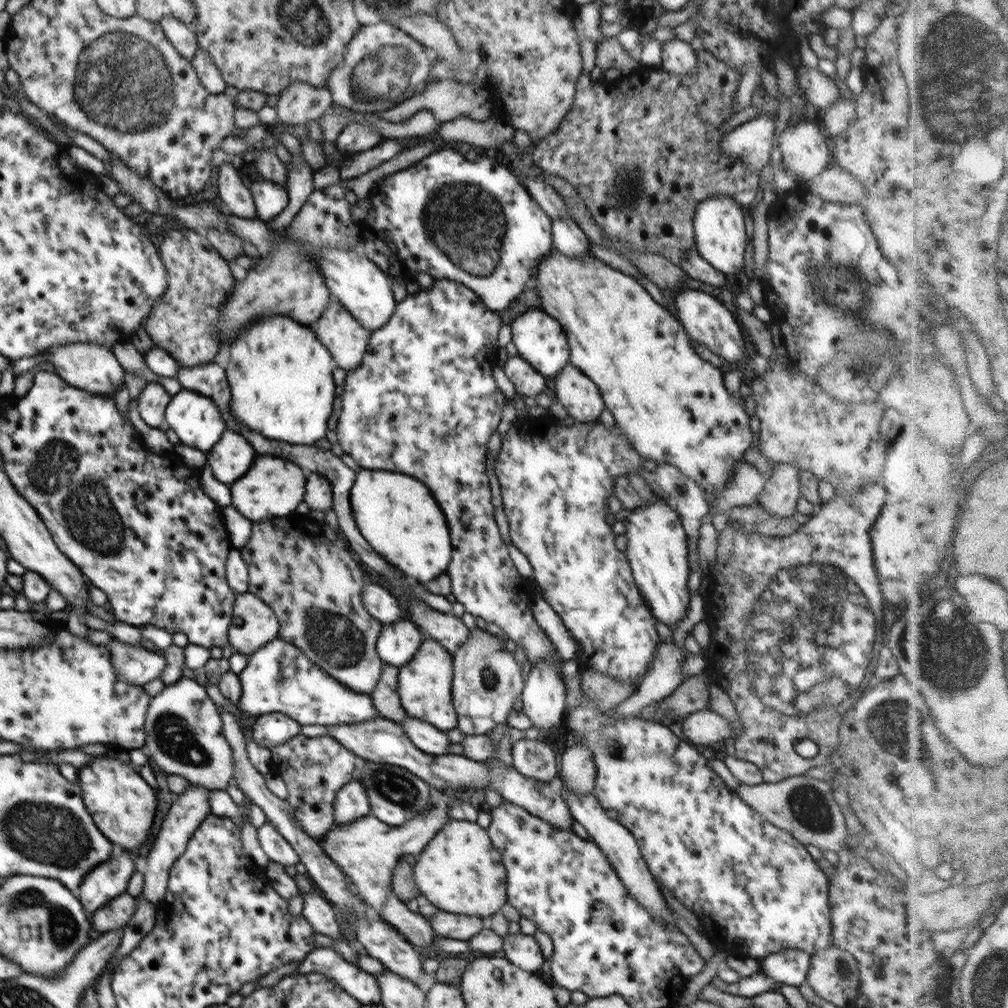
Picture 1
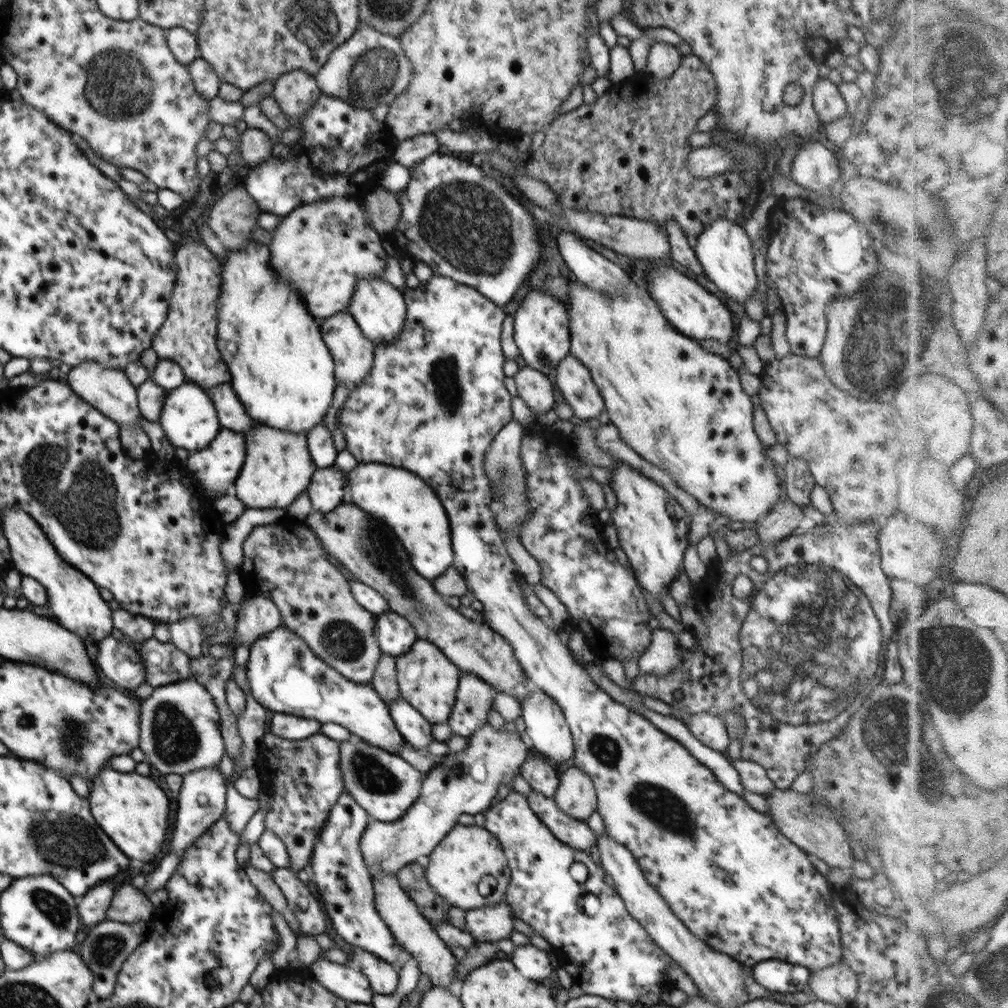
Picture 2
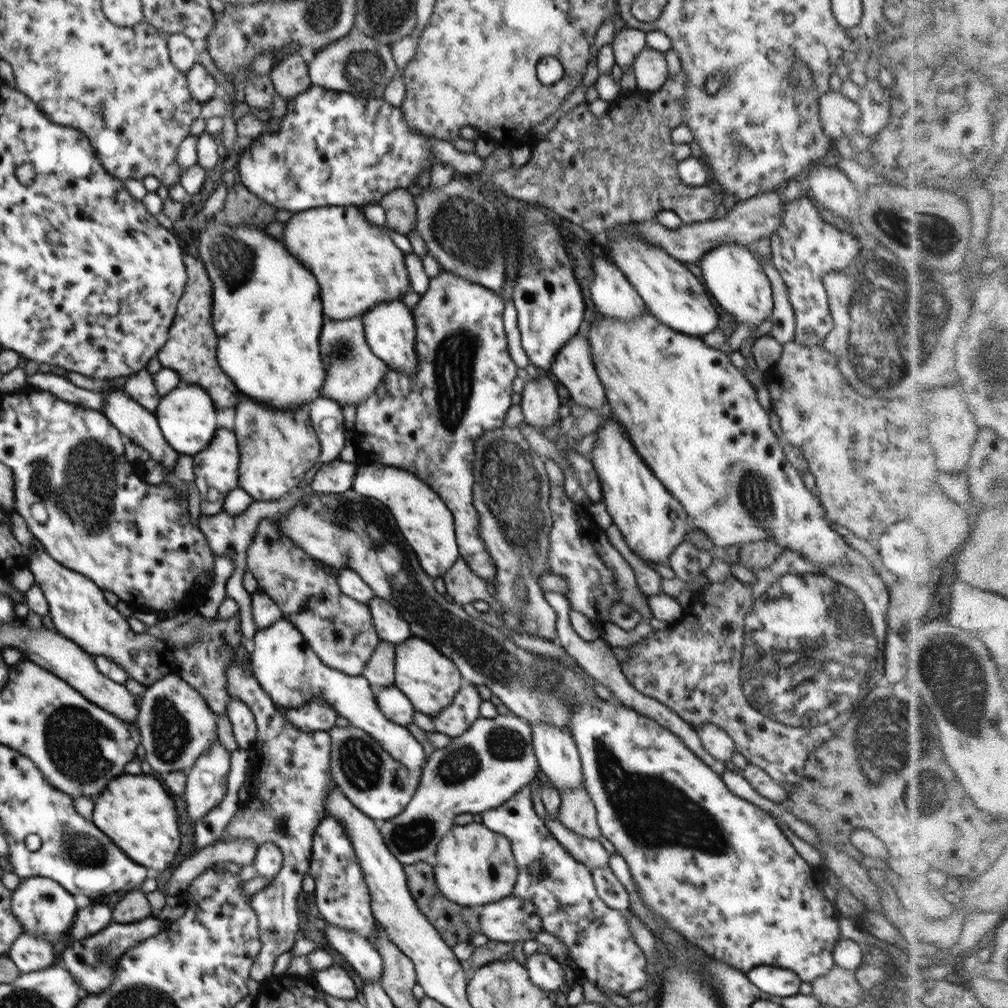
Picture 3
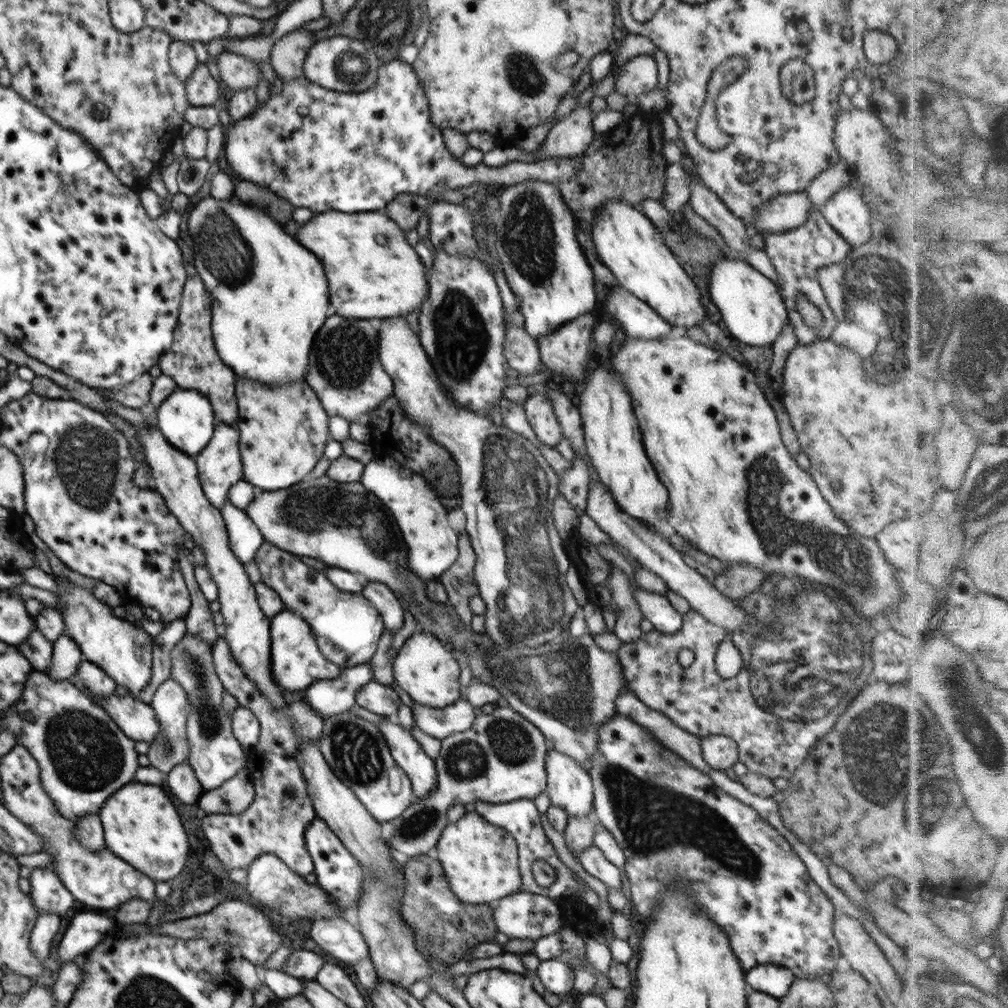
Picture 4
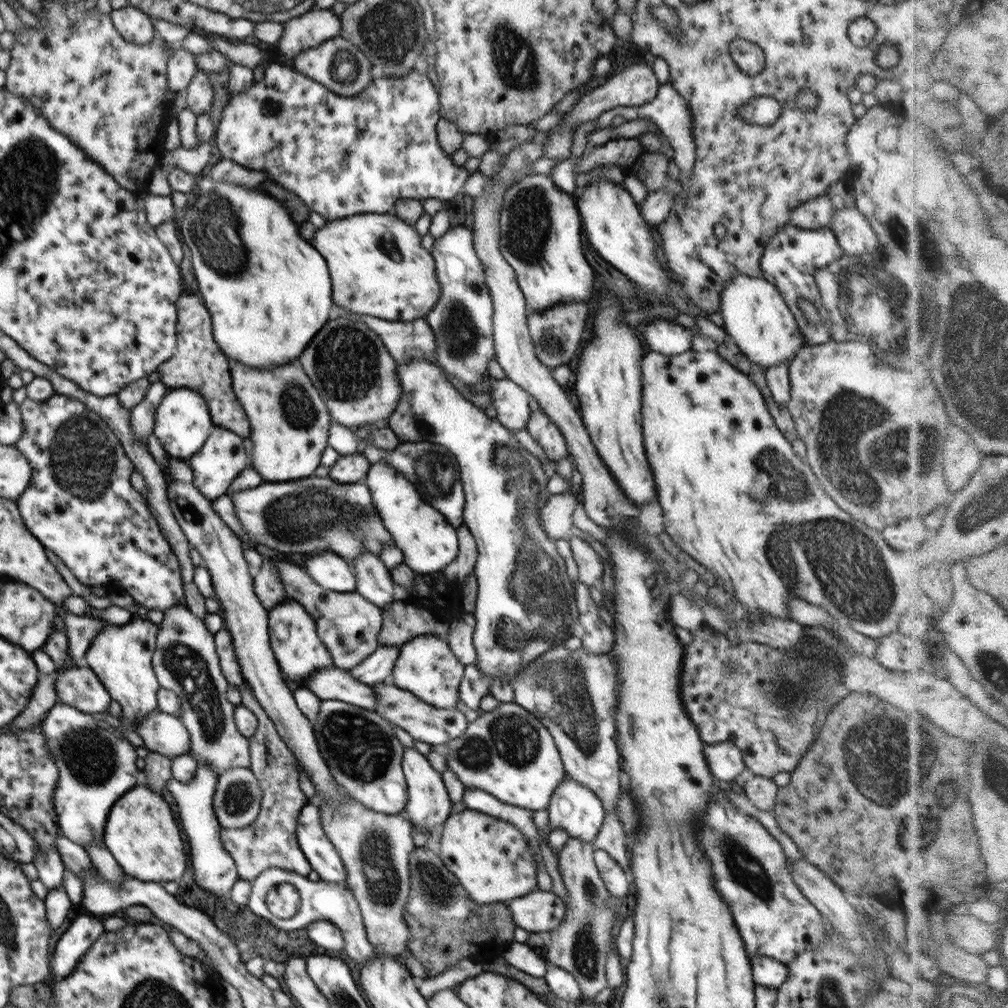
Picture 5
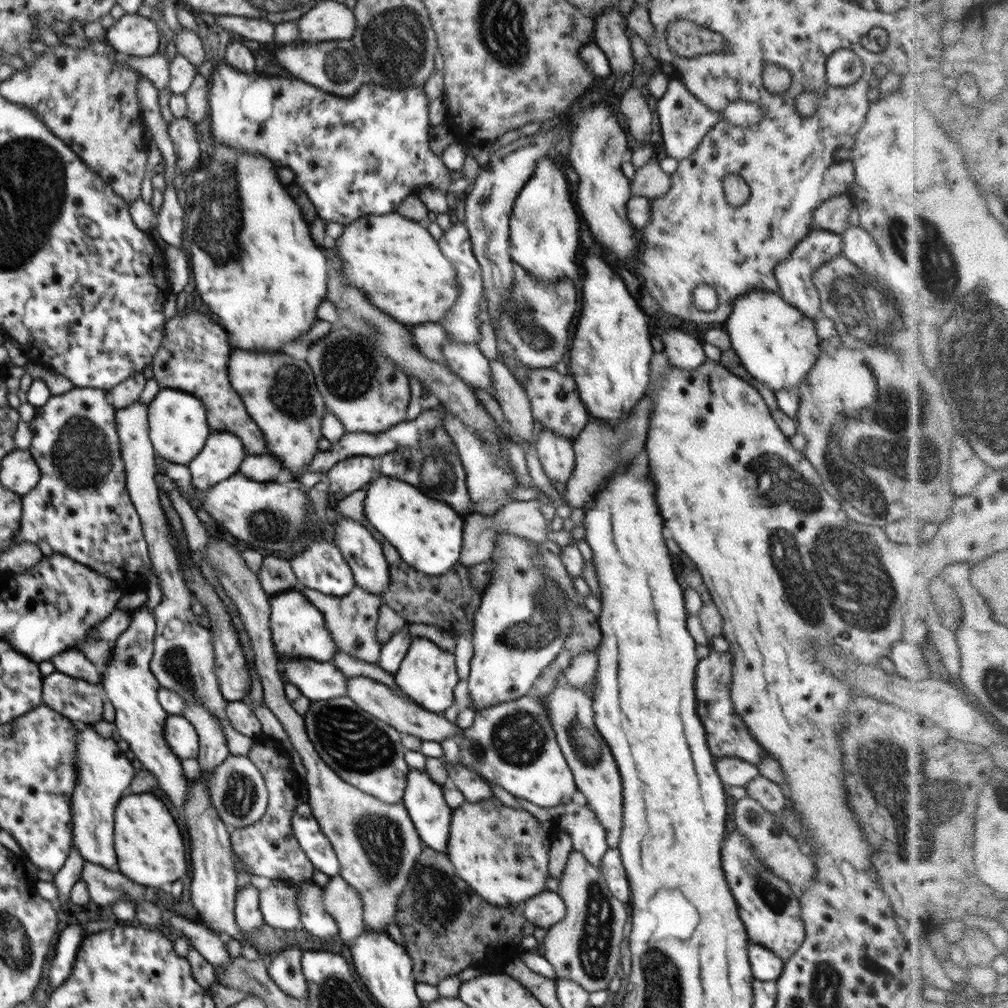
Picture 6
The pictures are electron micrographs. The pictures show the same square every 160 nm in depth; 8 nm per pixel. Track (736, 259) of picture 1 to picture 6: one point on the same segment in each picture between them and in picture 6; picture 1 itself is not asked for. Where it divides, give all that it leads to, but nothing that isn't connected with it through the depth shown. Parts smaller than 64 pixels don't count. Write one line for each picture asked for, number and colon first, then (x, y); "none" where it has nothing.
2: (725, 252)
3: (735, 279)
4: (752, 308)
5: (755, 317)
6: (777, 344)

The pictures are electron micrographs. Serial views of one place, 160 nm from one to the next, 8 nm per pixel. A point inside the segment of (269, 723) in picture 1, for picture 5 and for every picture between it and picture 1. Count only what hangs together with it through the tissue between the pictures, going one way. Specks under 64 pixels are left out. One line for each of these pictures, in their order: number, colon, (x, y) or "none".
2: (289, 727)
3: (316, 716)
4: (335, 696)
5: (379, 665)

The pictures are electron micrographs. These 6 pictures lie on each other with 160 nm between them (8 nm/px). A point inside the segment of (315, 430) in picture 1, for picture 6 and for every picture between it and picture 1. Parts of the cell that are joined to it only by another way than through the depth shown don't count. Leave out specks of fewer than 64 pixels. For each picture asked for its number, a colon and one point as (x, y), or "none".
2: (281, 369)
3: (267, 315)
4: (270, 296)
5: (272, 293)
6: (256, 267)

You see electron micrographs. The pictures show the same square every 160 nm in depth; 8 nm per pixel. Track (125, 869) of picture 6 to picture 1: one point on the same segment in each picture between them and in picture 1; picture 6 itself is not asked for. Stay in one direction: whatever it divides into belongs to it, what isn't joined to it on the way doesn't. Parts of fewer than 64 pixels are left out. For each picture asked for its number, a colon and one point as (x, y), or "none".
1: (122, 805)
2: (132, 810)
3: (135, 812)
4: (140, 825)
5: (141, 833)

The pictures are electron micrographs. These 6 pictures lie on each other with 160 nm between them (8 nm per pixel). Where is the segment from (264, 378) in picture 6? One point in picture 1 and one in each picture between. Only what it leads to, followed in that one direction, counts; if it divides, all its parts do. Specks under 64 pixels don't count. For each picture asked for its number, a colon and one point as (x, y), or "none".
1: (273, 487)
2: (278, 466)
3: (278, 449)
4: (285, 429)
5: (290, 421)

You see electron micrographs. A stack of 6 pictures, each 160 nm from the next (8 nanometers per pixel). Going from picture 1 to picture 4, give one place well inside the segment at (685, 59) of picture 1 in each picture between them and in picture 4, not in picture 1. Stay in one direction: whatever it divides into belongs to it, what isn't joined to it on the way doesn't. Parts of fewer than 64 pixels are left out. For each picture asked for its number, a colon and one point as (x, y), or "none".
2: (663, 58)
3: (651, 72)
4: (638, 76)

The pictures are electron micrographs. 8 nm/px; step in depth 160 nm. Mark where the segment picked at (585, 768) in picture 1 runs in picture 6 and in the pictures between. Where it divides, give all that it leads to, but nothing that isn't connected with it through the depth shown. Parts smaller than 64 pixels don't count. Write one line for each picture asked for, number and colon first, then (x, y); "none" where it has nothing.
2: (575, 796)
3: (577, 813)
4: (579, 831)
5: (580, 944)
6: (584, 946)

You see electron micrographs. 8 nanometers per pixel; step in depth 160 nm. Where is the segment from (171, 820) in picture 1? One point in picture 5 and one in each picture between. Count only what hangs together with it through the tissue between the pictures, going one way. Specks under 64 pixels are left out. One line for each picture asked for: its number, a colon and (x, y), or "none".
2: (201, 800)
3: (206, 782)
4: (215, 755)
5: (185, 660)

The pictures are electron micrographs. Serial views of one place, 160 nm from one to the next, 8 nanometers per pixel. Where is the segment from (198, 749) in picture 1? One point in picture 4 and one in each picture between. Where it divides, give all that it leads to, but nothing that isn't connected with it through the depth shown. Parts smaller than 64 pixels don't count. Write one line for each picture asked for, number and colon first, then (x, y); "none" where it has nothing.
2: (180, 728)
3: (176, 725)
4: (170, 703)

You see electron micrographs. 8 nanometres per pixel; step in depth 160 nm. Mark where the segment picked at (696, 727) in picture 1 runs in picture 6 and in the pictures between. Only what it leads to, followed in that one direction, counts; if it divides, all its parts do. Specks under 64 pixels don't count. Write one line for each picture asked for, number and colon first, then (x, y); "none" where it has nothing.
2: (710, 730)
3: (716, 742)
4: (721, 753)
5: (725, 761)
6: (733, 771)

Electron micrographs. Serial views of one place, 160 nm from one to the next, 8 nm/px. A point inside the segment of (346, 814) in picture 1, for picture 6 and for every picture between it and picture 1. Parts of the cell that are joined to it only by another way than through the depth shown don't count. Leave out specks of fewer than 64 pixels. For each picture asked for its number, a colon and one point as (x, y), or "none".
2: (337, 868)
3: (341, 894)
4: (337, 871)
5: (312, 840)
6: (313, 842)

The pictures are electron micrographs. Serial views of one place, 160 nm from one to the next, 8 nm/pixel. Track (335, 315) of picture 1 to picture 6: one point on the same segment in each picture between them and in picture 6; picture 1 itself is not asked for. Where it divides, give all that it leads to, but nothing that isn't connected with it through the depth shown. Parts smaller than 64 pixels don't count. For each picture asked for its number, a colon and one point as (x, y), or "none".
2: (353, 353)
3: (353, 372)
4: (345, 372)
5: (347, 362)
6: (366, 392)

